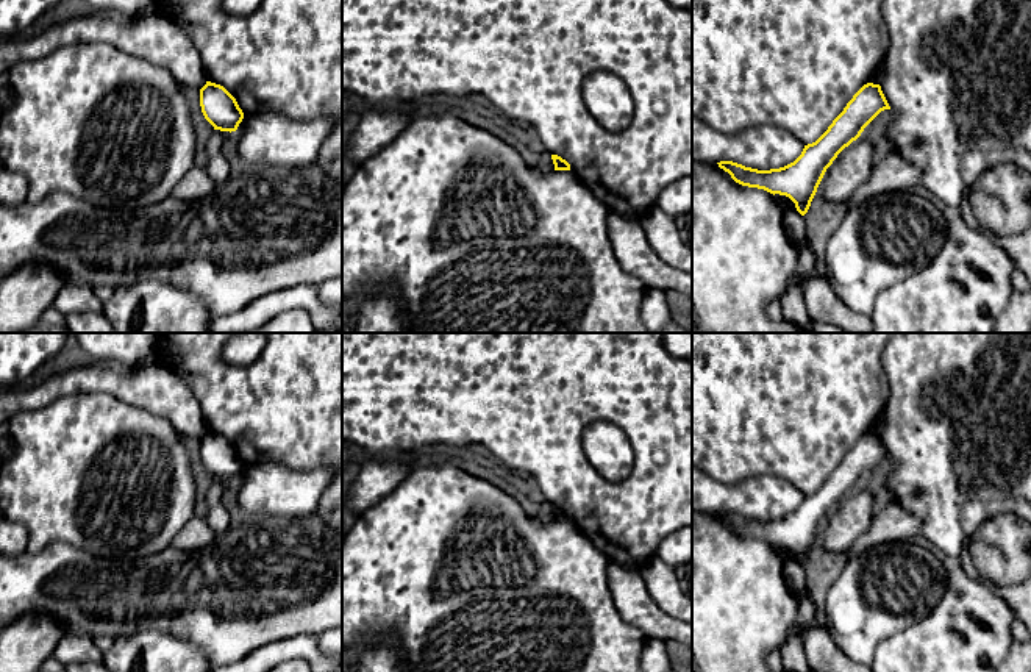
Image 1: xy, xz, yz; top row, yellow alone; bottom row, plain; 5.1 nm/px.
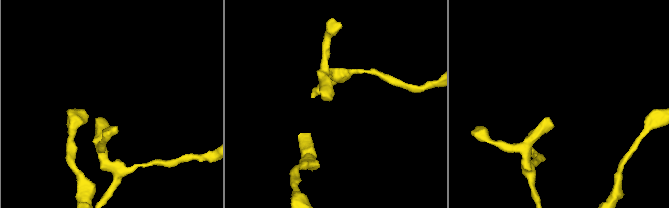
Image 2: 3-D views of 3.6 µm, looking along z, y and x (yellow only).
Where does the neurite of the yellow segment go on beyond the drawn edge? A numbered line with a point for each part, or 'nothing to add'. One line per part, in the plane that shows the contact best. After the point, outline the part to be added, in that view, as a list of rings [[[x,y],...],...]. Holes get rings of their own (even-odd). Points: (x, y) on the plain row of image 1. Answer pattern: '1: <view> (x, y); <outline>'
nothing to add

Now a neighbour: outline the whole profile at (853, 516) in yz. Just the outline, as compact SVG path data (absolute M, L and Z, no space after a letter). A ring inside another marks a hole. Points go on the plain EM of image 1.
M858 488L826 519L820 531L825 550L847 552L870 528L873 516L873 494Z

